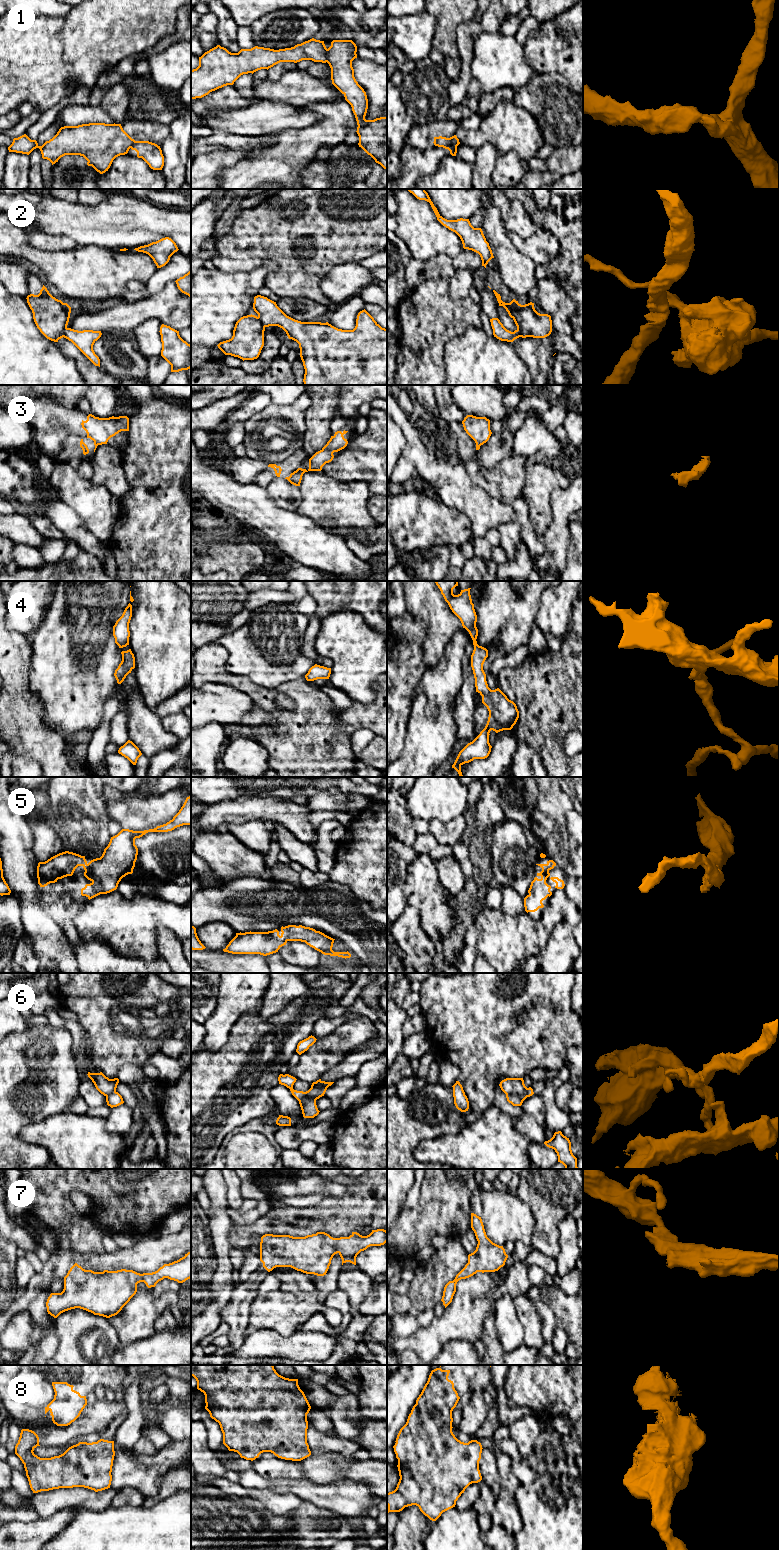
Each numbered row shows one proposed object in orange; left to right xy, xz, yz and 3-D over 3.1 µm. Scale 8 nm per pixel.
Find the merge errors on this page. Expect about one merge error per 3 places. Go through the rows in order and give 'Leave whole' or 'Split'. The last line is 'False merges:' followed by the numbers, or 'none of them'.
1: Split
2: Split
3: Split
4: Leave whole
5: Leave whole
6: Split
7: Leave whole
8: Leave whole
False merges: 1, 2, 3, 6

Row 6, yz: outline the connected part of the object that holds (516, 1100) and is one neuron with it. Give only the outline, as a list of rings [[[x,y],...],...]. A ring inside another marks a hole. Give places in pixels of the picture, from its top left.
[[[531,1087],[527,1088],[527,1090],[522,1095],[514,1095],[509,1094],[506,1095],[507,1101],[511,1103],[513,1106],[521,1106],[523,1101],[534,1094],[533,1089]]]

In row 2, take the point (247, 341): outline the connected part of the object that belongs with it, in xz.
[[[255,315],[241,317],[235,324],[231,339],[217,346],[225,354],[244,360],[257,359],[264,346],[265,326]]]

